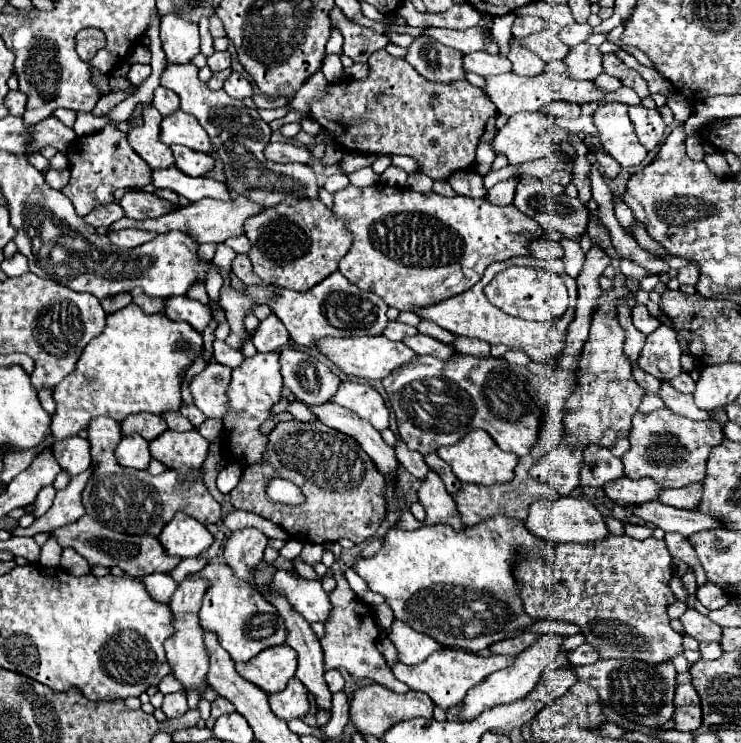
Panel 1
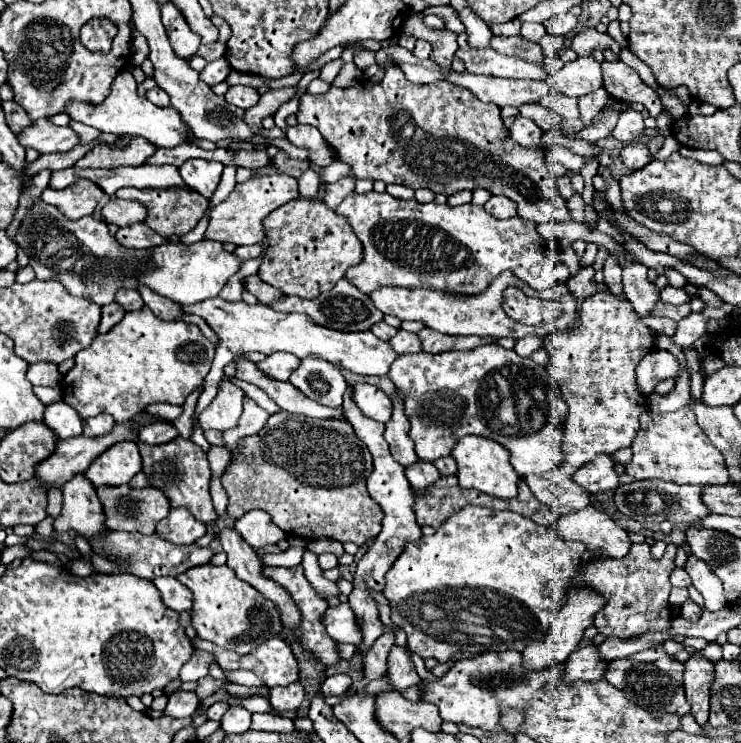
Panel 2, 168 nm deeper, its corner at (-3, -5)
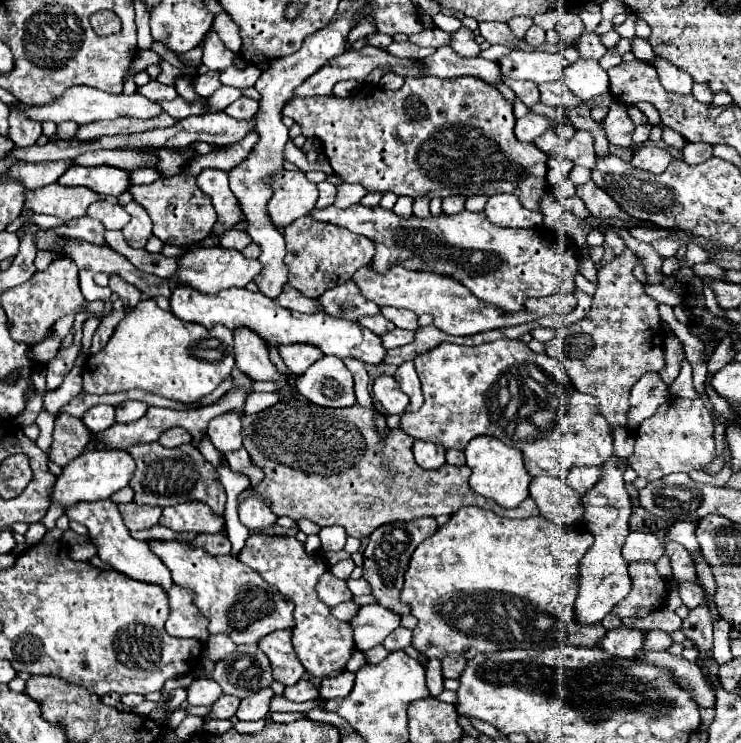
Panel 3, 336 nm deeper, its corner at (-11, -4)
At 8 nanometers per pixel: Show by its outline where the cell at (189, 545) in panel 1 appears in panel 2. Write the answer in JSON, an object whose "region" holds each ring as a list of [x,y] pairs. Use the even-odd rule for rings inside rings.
{"region":[[[187,508],[169,510],[169,516],[157,524],[157,534],[173,544],[193,544],[205,532],[207,526],[195,520],[195,516]]]}

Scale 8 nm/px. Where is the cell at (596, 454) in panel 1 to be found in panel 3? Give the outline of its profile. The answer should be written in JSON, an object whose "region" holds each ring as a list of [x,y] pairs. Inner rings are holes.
{"region":[[[581,467],[581,469],[573,469],[567,475],[567,483],[577,491],[577,493],[587,493],[591,491],[591,487],[595,487],[595,483],[599,481],[601,475],[601,467]]]}

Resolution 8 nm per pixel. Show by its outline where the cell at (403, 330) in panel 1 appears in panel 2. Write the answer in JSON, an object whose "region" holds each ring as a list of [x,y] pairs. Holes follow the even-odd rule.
{"region":[[[381,320],[381,322],[377,322],[377,324],[371,328],[371,332],[373,332],[377,338],[381,338],[381,340],[389,340],[391,336],[395,336],[397,328],[393,328],[393,326],[389,326],[389,324],[385,324],[385,322]]]}

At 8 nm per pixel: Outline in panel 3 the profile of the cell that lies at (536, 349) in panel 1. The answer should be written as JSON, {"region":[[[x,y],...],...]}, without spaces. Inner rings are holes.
{"region":[[[365,265],[353,275],[353,281],[359,285],[361,293],[373,303],[377,303],[379,307],[401,307],[401,309],[413,311],[415,315],[429,313],[433,315],[433,325],[449,335],[475,335],[475,333],[491,331],[491,329],[515,327],[521,323],[537,321],[543,315],[553,315],[553,313],[567,315],[575,309],[573,293],[561,293],[561,295],[551,295],[551,297],[527,299],[525,311],[519,311],[519,313],[511,313],[511,315],[499,313],[499,307],[491,303],[483,303],[455,279],[425,273],[425,271],[409,271],[403,267],[391,267],[387,273],[375,273],[369,265]]]}

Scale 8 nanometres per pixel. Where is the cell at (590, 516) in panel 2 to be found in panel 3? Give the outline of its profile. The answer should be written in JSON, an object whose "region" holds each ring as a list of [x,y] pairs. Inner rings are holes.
{"region":[[[629,531],[623,545],[623,557],[627,561],[647,559],[655,563],[663,553],[665,553],[663,543],[659,543],[653,533],[645,533],[645,531]]]}

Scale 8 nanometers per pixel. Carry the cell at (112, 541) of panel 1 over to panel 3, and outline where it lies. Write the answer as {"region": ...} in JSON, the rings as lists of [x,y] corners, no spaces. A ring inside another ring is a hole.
{"region":[[[215,533],[215,535],[199,535],[197,539],[191,541],[191,547],[201,547],[203,551],[207,551],[207,553],[213,555],[213,557],[231,553],[231,541],[229,541],[223,533]]]}

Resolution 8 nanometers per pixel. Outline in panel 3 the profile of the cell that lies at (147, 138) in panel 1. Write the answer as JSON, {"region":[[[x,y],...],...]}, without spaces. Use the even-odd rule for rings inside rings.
{"region":[[[55,161],[55,163],[15,163],[9,171],[15,179],[21,179],[27,189],[39,189],[49,183],[55,183],[63,171],[73,167],[73,161]]]}

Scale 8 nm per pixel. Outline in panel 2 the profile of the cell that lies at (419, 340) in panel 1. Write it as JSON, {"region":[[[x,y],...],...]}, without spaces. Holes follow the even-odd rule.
{"region":[[[401,330],[389,340],[391,348],[397,352],[397,354],[409,354],[409,352],[421,352],[421,344],[419,344],[419,338],[417,334],[411,334],[407,330]]]}

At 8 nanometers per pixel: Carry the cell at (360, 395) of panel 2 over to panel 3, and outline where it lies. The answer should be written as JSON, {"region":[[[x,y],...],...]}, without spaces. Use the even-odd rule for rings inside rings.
{"region":[[[381,375],[375,379],[373,395],[381,403],[385,415],[403,413],[407,403],[409,403],[409,397],[399,389],[397,381],[393,377],[387,377],[387,375]]]}

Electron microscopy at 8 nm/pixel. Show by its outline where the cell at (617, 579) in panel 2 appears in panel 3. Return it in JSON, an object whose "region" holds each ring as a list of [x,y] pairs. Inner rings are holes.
{"region":[[[635,561],[629,565],[629,577],[633,581],[633,589],[613,607],[613,615],[619,619],[639,617],[641,609],[661,611],[667,605],[667,581],[657,573],[653,563]]]}

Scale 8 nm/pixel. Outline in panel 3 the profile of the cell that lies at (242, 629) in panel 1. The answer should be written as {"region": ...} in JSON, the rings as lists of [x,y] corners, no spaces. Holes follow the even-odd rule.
{"region":[[[151,541],[149,547],[171,571],[173,583],[195,591],[195,605],[209,619],[211,635],[225,633],[237,645],[257,645],[265,635],[293,625],[293,603],[239,559],[231,555],[211,557],[203,549],[191,549],[185,541]]]}

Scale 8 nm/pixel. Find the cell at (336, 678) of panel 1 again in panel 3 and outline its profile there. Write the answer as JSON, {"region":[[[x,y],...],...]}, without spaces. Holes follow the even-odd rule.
{"region":[[[341,671],[337,675],[325,677],[319,687],[319,695],[323,699],[335,699],[335,697],[345,697],[349,695],[351,687],[355,683],[355,675],[351,671]]]}

